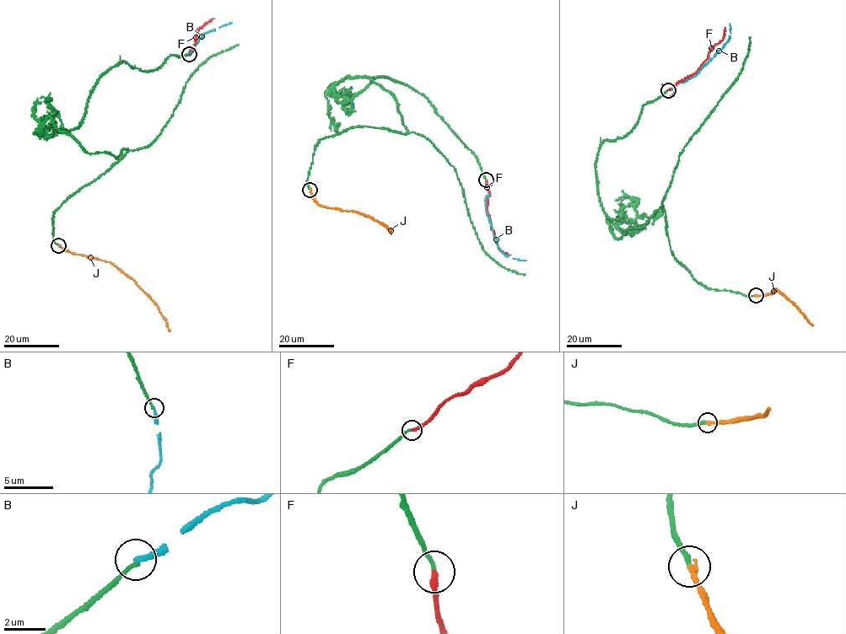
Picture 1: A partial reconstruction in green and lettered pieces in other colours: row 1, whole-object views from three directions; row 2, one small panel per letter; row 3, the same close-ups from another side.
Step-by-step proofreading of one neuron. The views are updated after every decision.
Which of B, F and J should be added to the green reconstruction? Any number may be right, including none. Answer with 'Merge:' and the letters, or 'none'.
Merge: F, J

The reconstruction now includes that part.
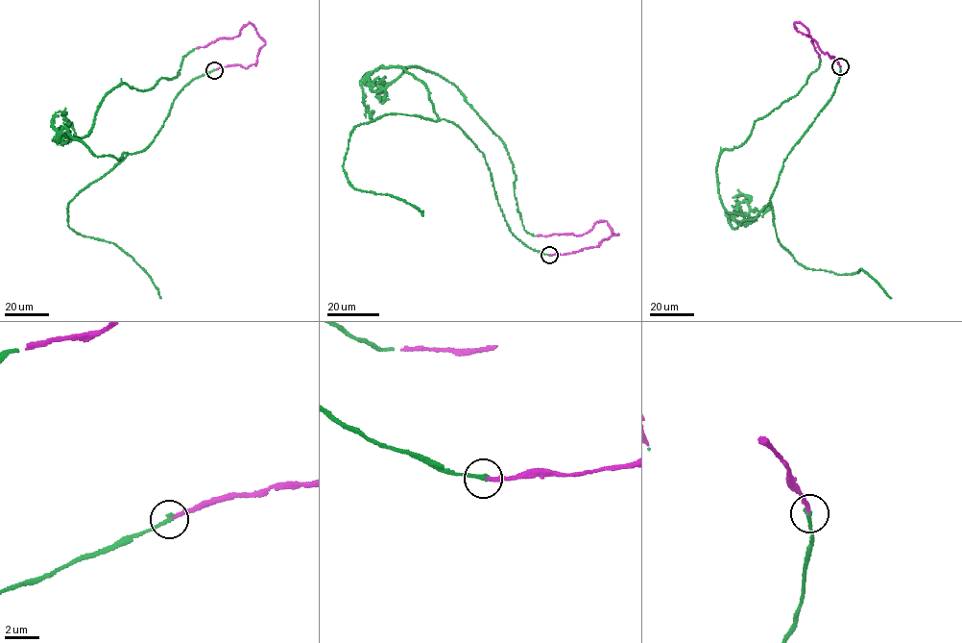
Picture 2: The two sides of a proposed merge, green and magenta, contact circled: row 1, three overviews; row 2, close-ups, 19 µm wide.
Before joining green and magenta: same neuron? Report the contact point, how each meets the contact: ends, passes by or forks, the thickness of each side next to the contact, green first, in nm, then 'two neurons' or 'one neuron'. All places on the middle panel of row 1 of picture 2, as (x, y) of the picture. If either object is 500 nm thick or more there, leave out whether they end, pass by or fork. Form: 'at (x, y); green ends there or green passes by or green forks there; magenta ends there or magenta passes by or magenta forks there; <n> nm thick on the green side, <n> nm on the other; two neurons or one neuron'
at (549, 255); green ends there; magenta ends there; 240 nm thick on the green side, 200 nm on the other; one neuron

